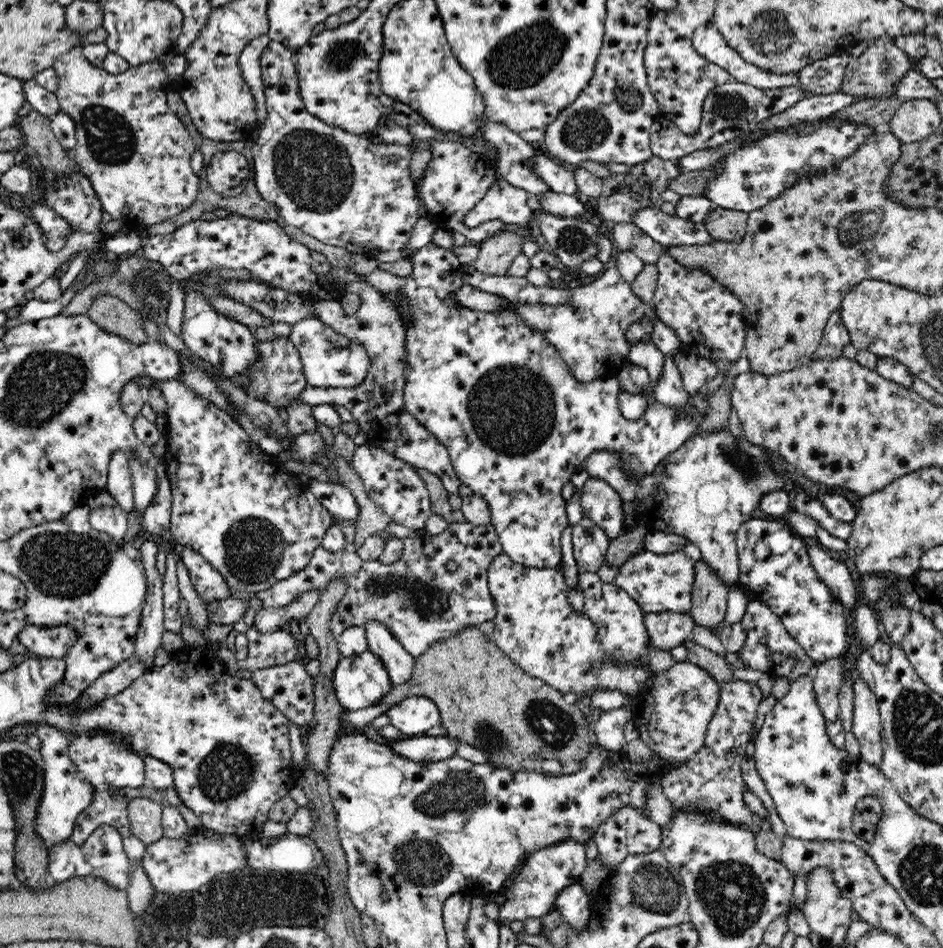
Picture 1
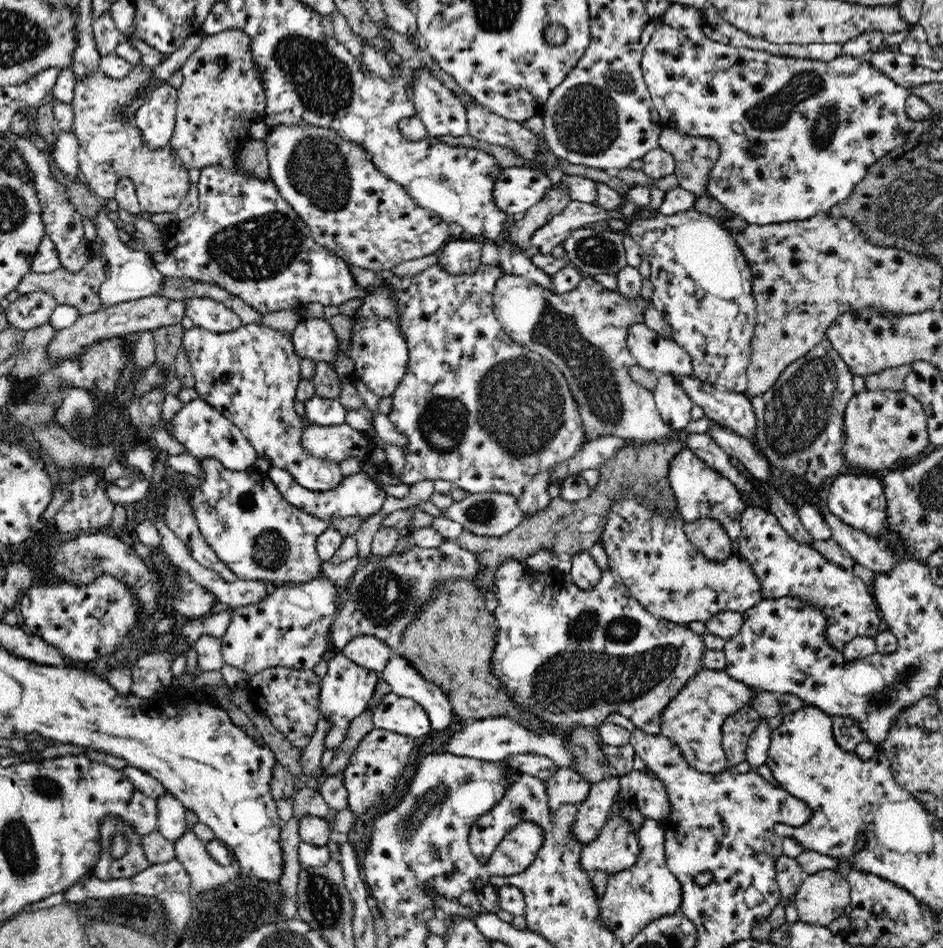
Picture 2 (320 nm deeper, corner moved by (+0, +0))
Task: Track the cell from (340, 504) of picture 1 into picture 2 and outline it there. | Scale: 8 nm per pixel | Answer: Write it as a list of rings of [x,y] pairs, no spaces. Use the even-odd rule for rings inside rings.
[[[262,323],[243,324],[238,330],[220,334],[194,326],[184,333],[182,346],[190,359],[196,379],[195,387],[201,399],[221,412],[244,433],[255,448],[257,457],[266,459],[270,466],[288,471],[302,487],[314,492],[324,492],[336,488],[343,475],[338,463],[310,454],[301,441],[303,426],[294,409],[295,394],[301,378],[301,360],[294,353],[290,336],[291,333],[282,333]]]

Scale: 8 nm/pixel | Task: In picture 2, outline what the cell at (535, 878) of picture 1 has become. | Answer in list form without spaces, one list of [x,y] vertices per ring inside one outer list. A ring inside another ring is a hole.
[[[619,776],[591,783],[586,800],[579,805],[573,824],[573,834],[584,845],[592,842],[608,818],[610,806],[620,793]]]

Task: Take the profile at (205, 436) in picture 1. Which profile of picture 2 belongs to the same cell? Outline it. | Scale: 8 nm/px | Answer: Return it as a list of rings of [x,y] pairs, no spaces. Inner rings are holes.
[[[214,456],[201,459],[201,465],[202,484],[191,488],[193,512],[208,545],[238,579],[273,585],[304,583],[320,576],[322,561],[316,544],[329,522],[290,505],[267,479],[267,472],[228,470]]]

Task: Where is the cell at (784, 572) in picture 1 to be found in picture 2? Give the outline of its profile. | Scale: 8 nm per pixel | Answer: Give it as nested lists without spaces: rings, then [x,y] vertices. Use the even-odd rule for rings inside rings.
[[[744,508],[742,514],[741,534],[737,539],[738,552],[750,563],[753,571],[762,585],[762,595],[764,599],[776,599],[785,597],[800,597],[802,601],[817,604],[821,608],[825,608],[825,613],[829,618],[827,626],[827,639],[836,646],[836,649],[843,651],[844,645],[850,642],[856,636],[875,636],[883,629],[883,620],[871,589],[856,576],[853,569],[846,569],[842,566],[833,564],[826,560],[820,552],[817,552],[810,545],[798,542],[796,538],[792,538],[790,534],[778,524],[779,520],[776,516],[768,514],[762,508]]]

